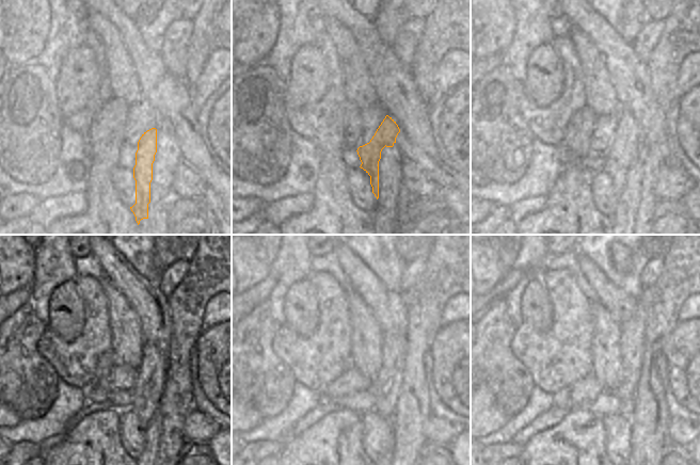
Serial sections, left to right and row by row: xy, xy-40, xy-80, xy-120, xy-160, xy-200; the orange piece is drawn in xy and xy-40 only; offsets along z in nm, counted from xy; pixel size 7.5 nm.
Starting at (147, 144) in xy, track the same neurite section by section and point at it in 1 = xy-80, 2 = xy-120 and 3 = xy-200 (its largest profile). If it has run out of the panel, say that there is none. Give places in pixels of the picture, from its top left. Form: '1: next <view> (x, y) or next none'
1: next xy-80 (623, 151)
2: next xy-120 (150, 378)
3: next xy-200 (632, 332)

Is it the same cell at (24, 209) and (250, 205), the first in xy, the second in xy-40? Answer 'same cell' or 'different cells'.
same cell

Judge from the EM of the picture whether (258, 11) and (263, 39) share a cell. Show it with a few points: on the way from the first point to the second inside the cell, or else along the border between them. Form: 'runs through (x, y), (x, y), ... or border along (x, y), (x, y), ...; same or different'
runs through (258, 18), (258, 32); same

